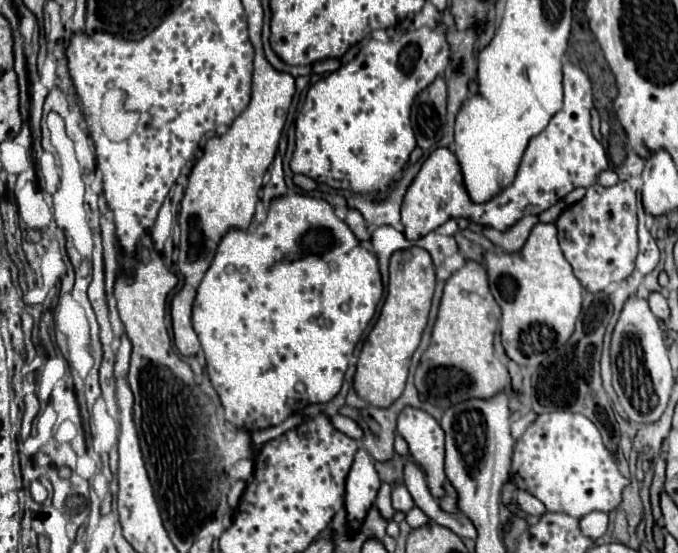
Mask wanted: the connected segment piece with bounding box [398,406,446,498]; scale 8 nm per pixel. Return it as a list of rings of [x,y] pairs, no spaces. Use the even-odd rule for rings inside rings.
[[[404,408],[398,416],[398,434],[408,442],[410,456],[426,472],[426,482],[434,498],[444,496],[444,430],[420,408]]]

